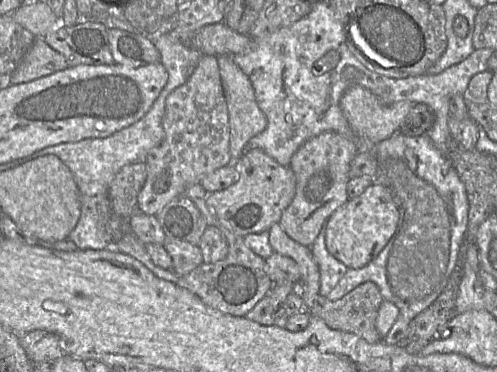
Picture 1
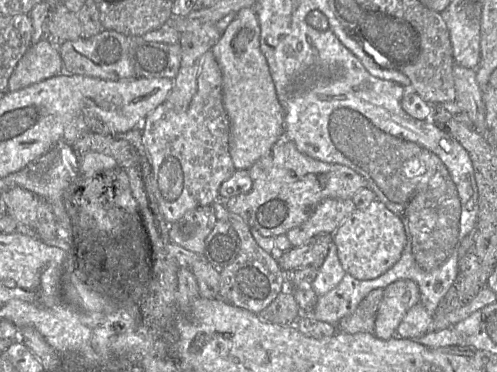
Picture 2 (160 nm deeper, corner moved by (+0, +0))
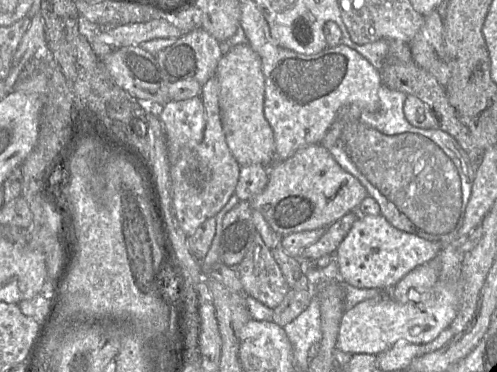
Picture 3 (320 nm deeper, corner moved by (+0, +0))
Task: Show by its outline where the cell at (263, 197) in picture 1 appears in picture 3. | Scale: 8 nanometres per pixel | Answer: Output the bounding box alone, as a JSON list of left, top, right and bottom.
[249,144,368,236]

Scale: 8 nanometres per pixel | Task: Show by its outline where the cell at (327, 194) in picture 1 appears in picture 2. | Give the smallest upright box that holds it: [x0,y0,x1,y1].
[286,199,355,247]

